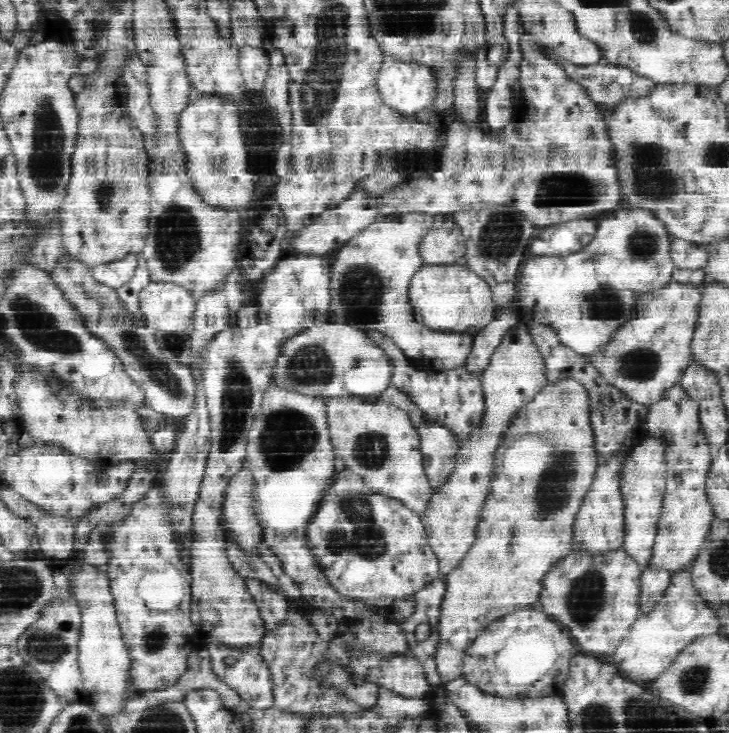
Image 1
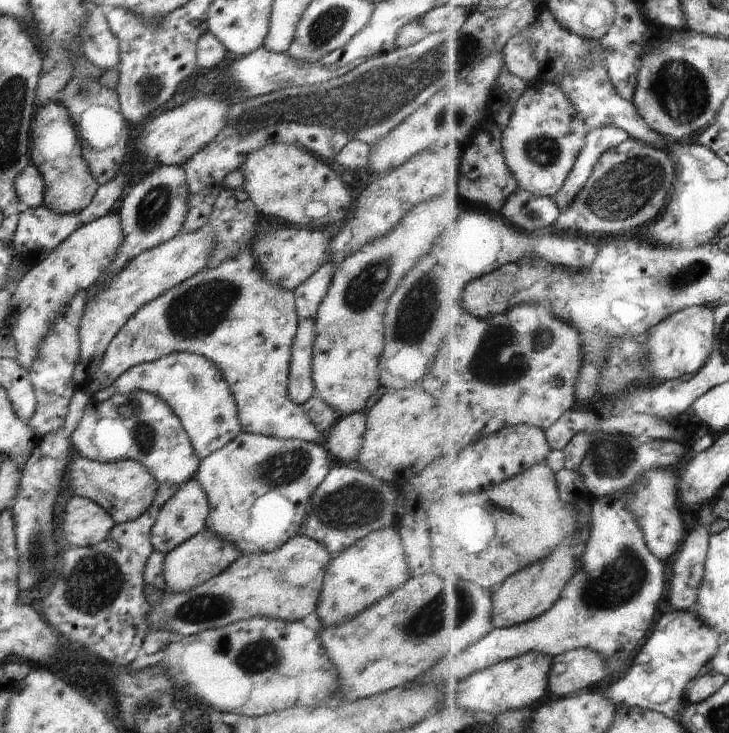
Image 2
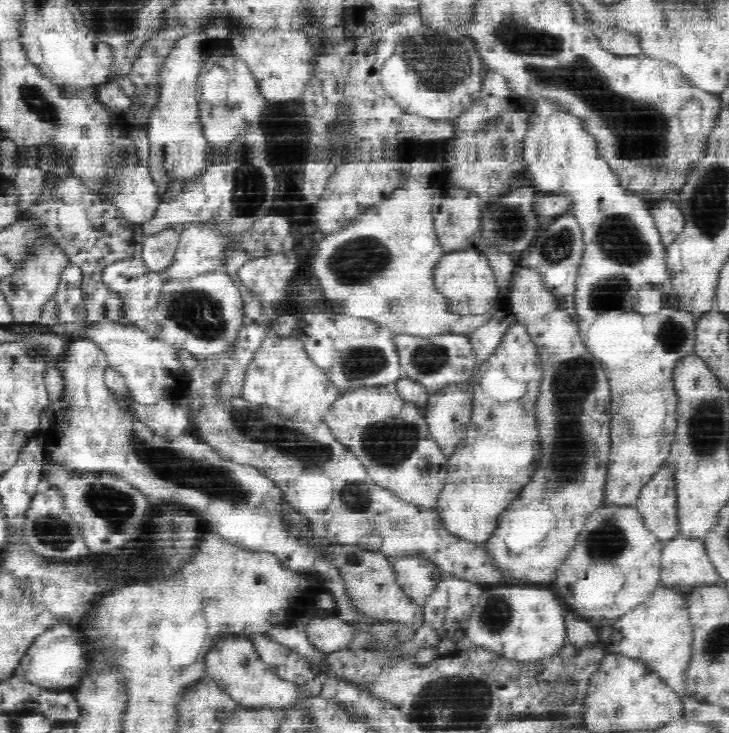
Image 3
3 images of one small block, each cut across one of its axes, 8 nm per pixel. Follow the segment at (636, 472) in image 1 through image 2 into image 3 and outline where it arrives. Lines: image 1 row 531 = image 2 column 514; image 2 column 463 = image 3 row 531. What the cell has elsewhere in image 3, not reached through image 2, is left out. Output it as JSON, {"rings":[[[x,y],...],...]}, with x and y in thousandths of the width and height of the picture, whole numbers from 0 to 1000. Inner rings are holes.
{"rings":[[[918,634],[881,663],[870,689],[905,737],[916,738],[931,729],[926,649]]]}

